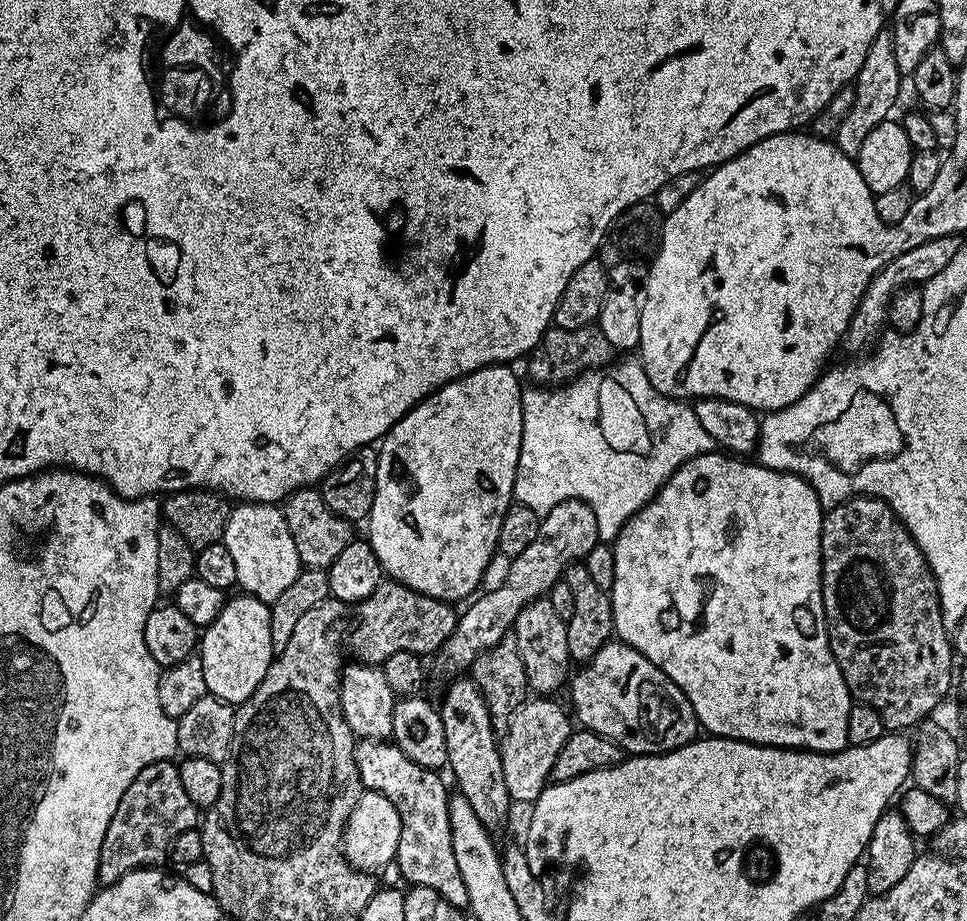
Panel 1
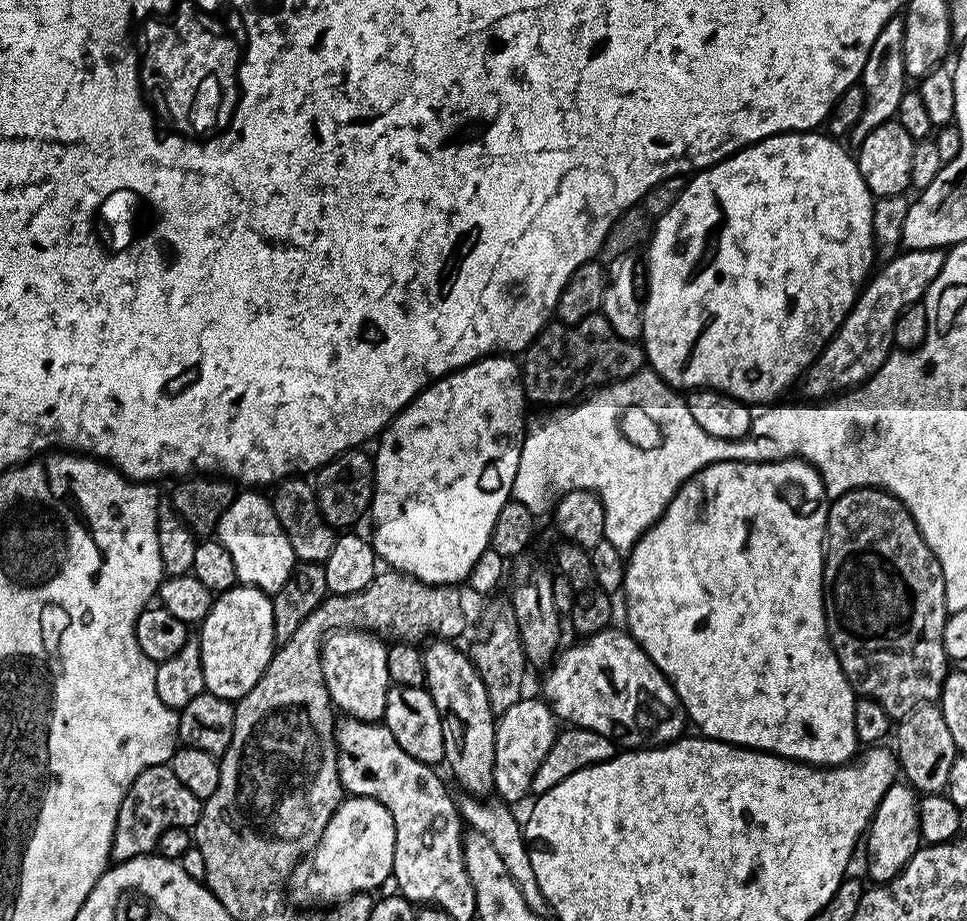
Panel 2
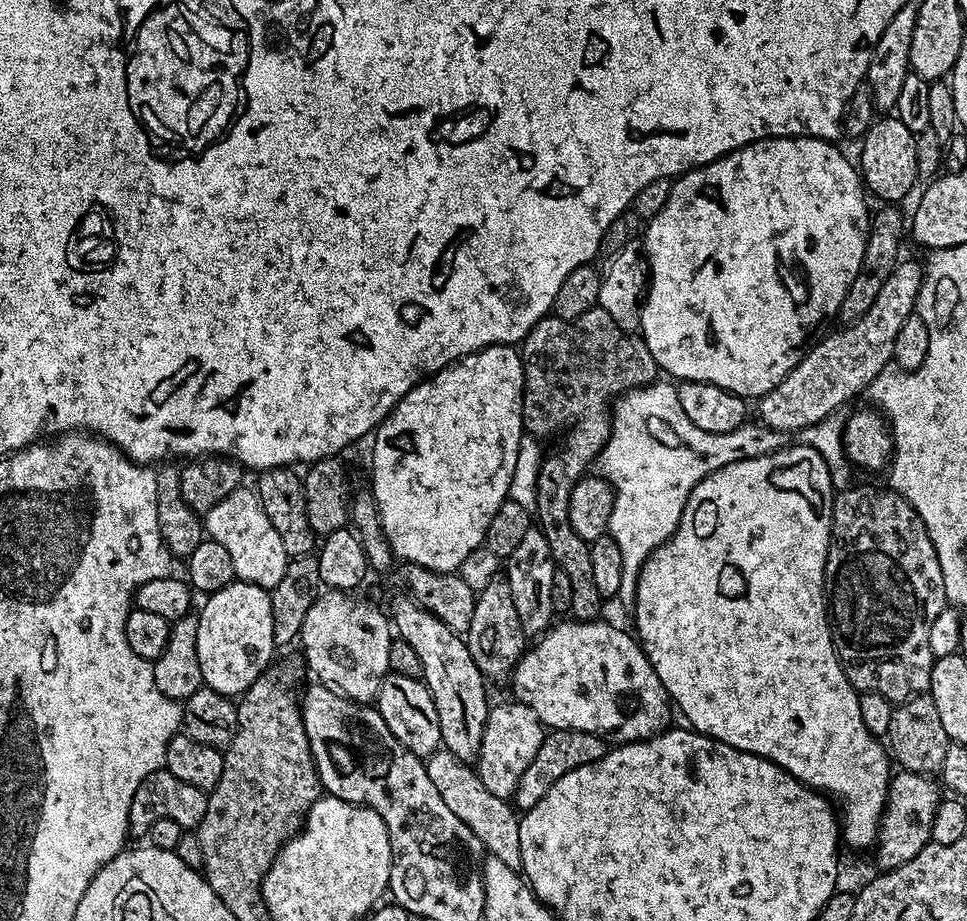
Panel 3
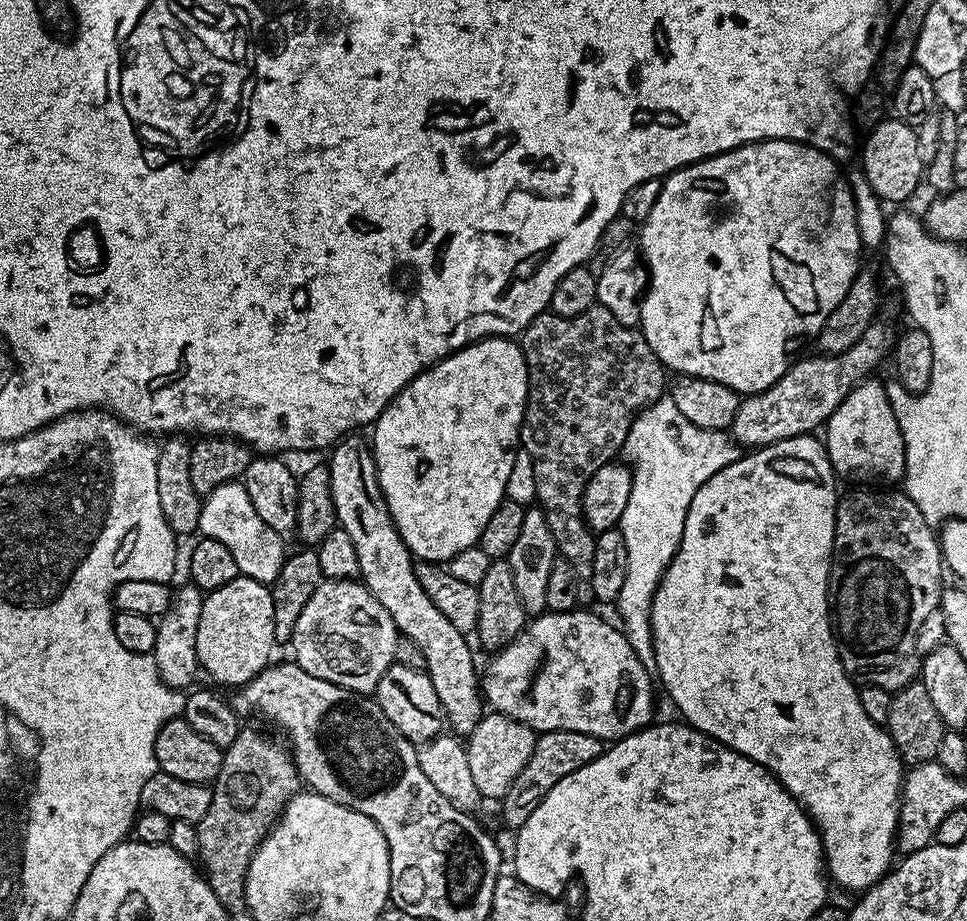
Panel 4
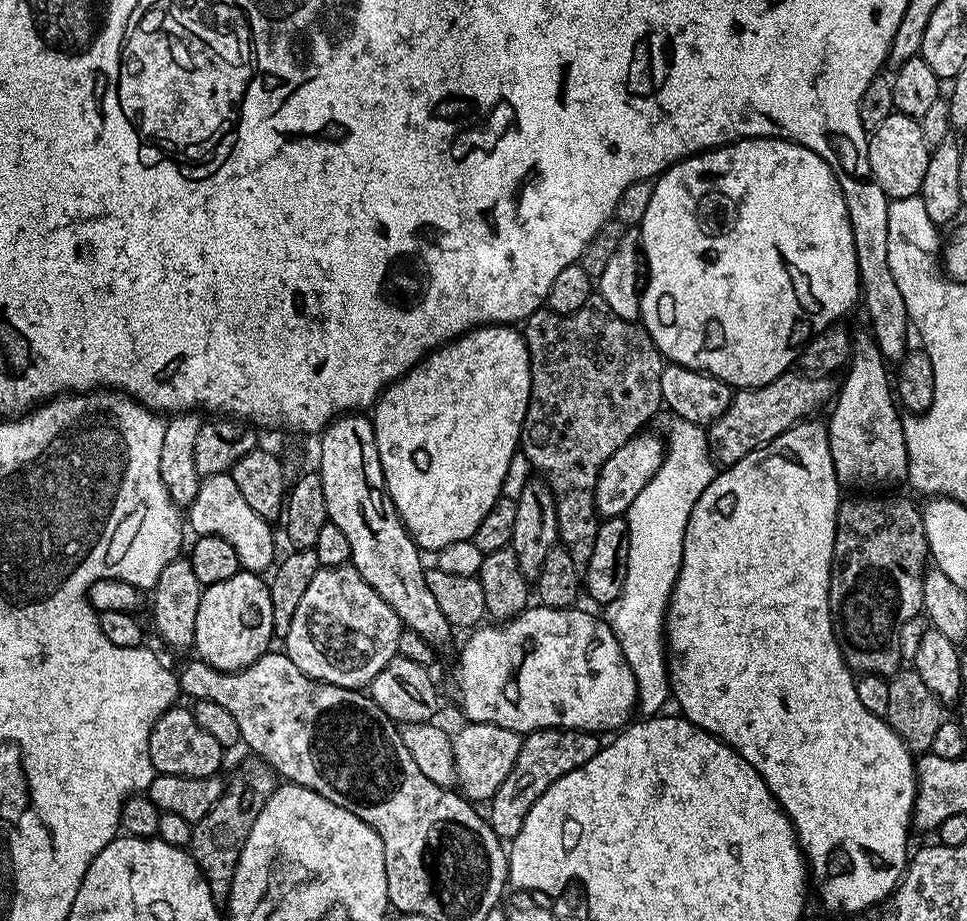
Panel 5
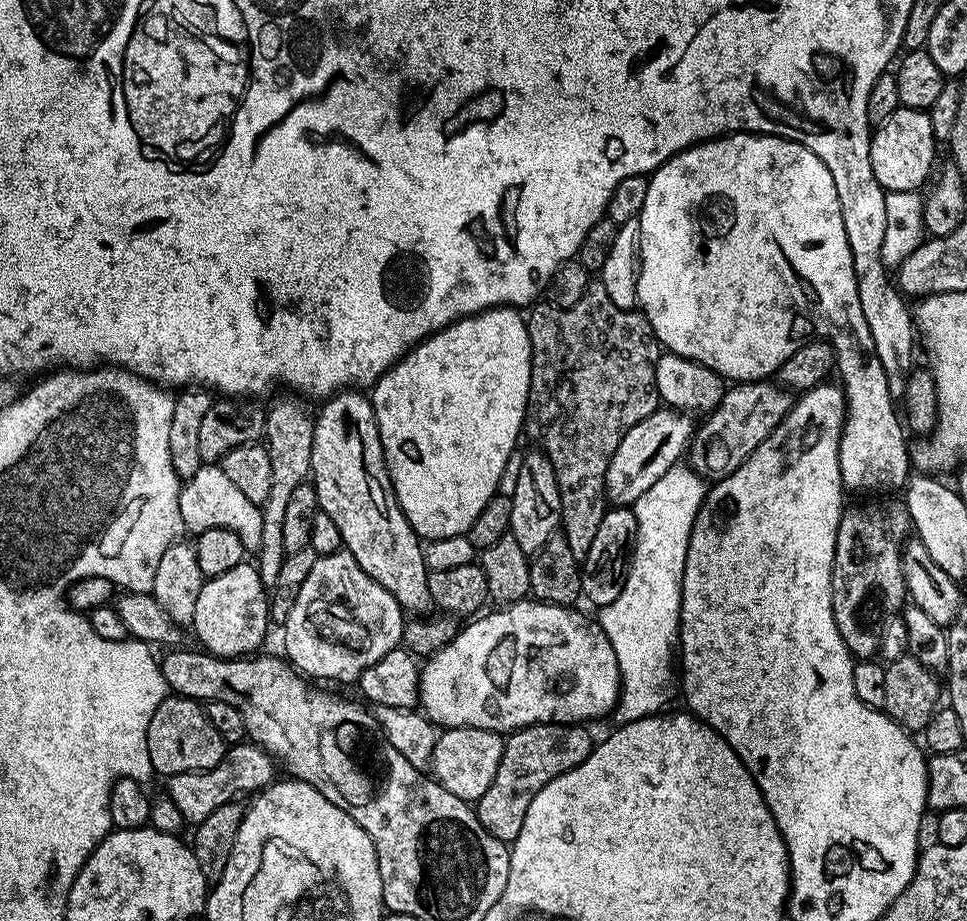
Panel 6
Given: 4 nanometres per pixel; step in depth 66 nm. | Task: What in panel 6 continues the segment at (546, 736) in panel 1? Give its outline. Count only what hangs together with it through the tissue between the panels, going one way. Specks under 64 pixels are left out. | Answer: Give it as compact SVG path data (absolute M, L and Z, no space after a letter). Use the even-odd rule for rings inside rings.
M446 728L436 737L436 746L432 755L431 771L435 779L450 794L469 802L475 802L490 790L490 782L498 774L502 762L505 737L498 732L481 728Z

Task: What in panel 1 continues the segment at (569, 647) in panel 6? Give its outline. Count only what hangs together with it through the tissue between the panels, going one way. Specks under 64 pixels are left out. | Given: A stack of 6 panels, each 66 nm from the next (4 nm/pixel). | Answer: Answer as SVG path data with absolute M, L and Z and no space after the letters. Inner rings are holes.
M610 642L594 654L587 664L579 669L580 673L573 675L570 680L572 686L572 708L576 711L575 719L580 719L579 727L589 732L597 732L610 738L625 753L638 756L654 756L662 752L673 752L692 743L698 736L698 721L696 711L690 706L686 694L678 690L676 683L662 671L650 658L646 658L629 644Z

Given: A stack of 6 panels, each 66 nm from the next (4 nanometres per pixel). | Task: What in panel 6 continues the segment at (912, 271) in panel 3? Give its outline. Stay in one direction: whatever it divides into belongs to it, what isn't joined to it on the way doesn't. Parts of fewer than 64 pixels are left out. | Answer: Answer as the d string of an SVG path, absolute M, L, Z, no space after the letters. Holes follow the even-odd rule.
M768 380L733 383L725 391L720 405L707 413L705 420L708 421L695 429L690 445L691 467L705 478L723 478L738 470L748 455L758 450L758 446L762 446L768 435L780 425L793 403L793 393L780 387L779 383Z

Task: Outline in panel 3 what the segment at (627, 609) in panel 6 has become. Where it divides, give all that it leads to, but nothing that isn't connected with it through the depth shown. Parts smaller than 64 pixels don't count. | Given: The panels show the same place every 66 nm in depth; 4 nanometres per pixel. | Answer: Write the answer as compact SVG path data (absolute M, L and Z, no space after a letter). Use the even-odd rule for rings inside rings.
M663 379L625 392L615 401L610 412L612 433L598 457L599 475L616 491L607 535L612 536L614 542L618 542L618 550L622 553L622 586L619 594L621 601L635 601L636 583L642 566L654 550L661 548L672 537L694 486L698 486L702 478L727 464L758 458L768 452L777 452L782 447L781 433L766 428L759 422L745 422L738 430L730 430L726 434L710 434L701 430L699 426L694 426L694 422L690 422L690 418L686 418L686 414L682 414L682 402L678 402L676 393L677 385Z

